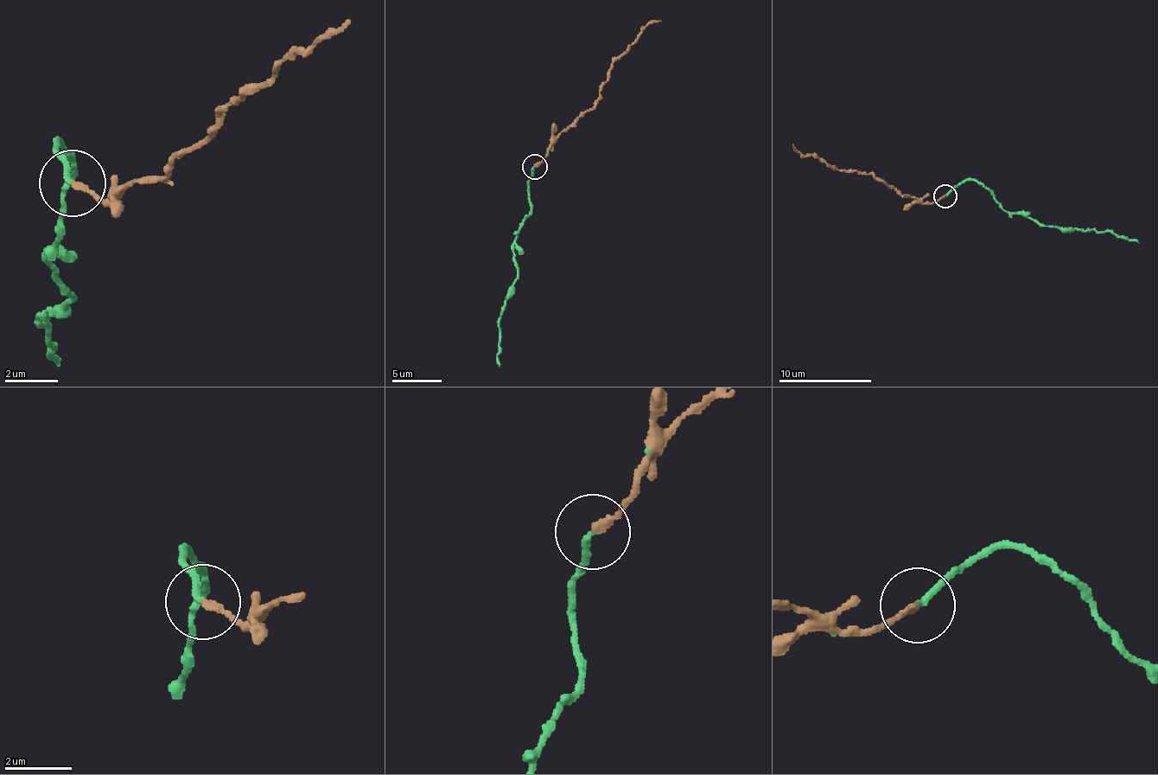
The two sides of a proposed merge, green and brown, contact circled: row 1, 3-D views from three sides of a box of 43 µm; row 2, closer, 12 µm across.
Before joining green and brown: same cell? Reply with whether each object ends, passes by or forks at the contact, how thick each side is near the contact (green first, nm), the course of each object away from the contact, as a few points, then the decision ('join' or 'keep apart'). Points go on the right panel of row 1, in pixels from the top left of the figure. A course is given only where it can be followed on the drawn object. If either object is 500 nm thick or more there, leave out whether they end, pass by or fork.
green ends | brown ends | 180/220 nm | green via (944, 195), (959, 184), (977, 179), (996, 202), (1008, 212), (1036, 219), (1045, 225), (1111, 231), (1139, 242) | brown via (944, 195), (932, 203), (922, 203), (903, 197), (870, 175), (839, 171), (816, 156), (804, 155), (792, 144) | join

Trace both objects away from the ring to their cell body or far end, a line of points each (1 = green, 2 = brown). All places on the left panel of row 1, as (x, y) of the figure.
1: (70, 181), (55, 151), (61, 143), (68, 214), (52, 244), (72, 306), (40, 312), (57, 365)
2: (70, 181), (106, 204), (157, 184), (219, 115), (282, 54), (311, 51), (347, 22)

